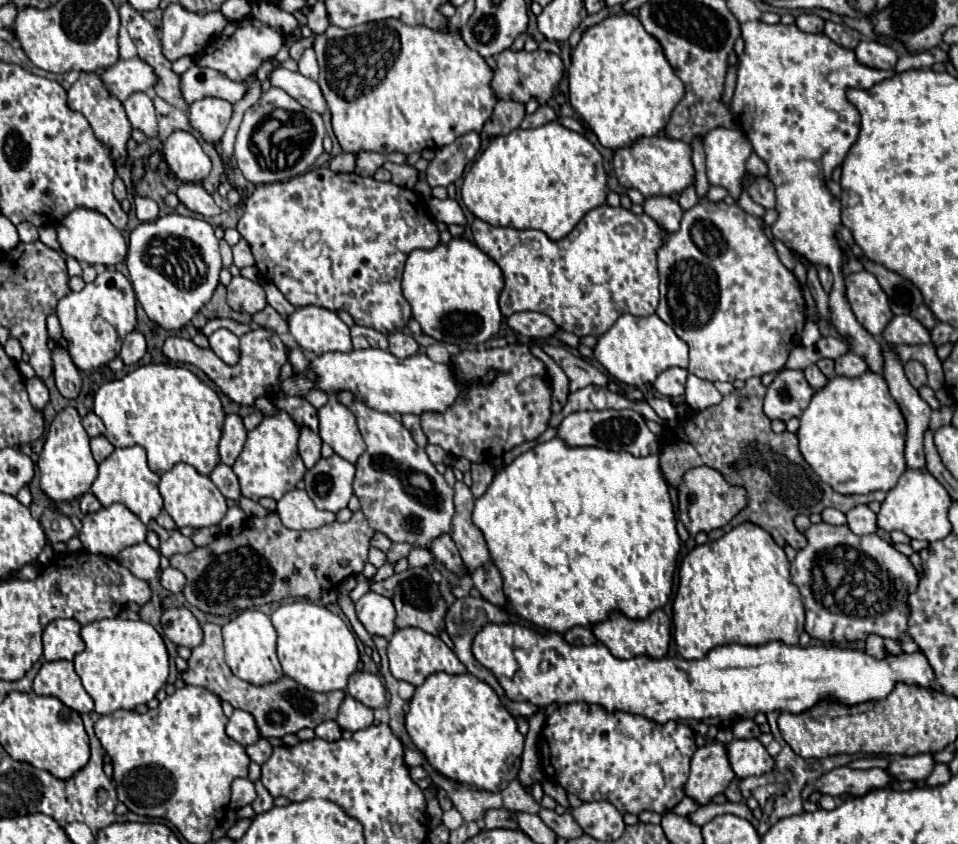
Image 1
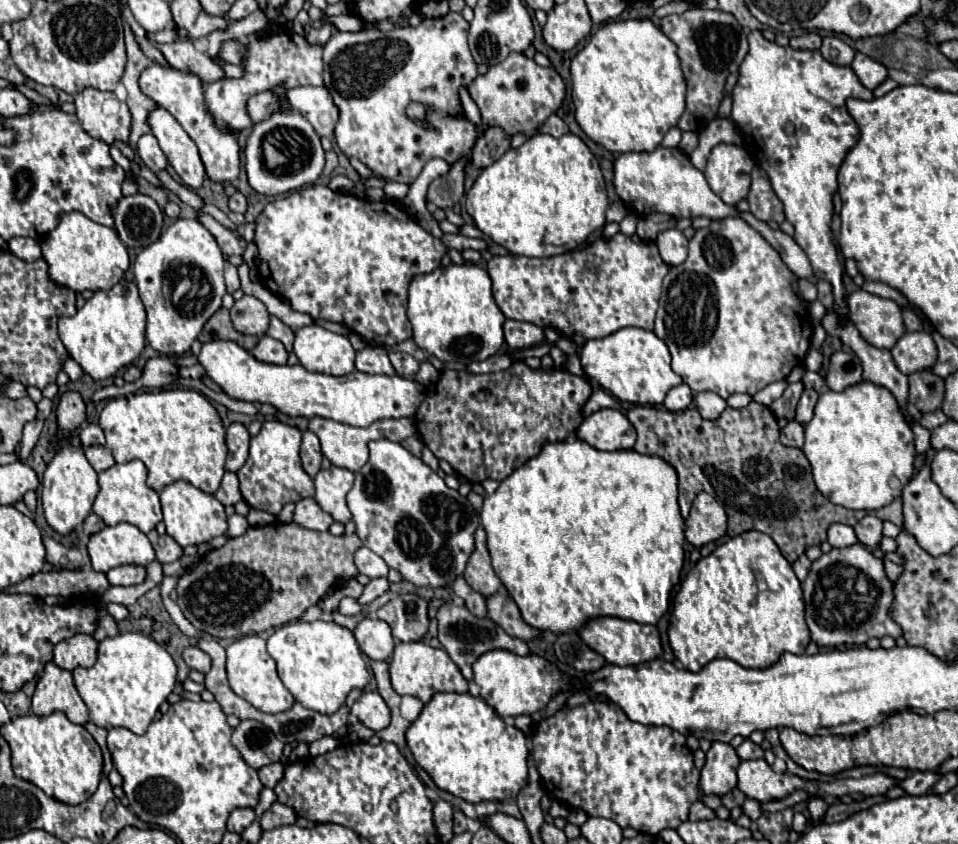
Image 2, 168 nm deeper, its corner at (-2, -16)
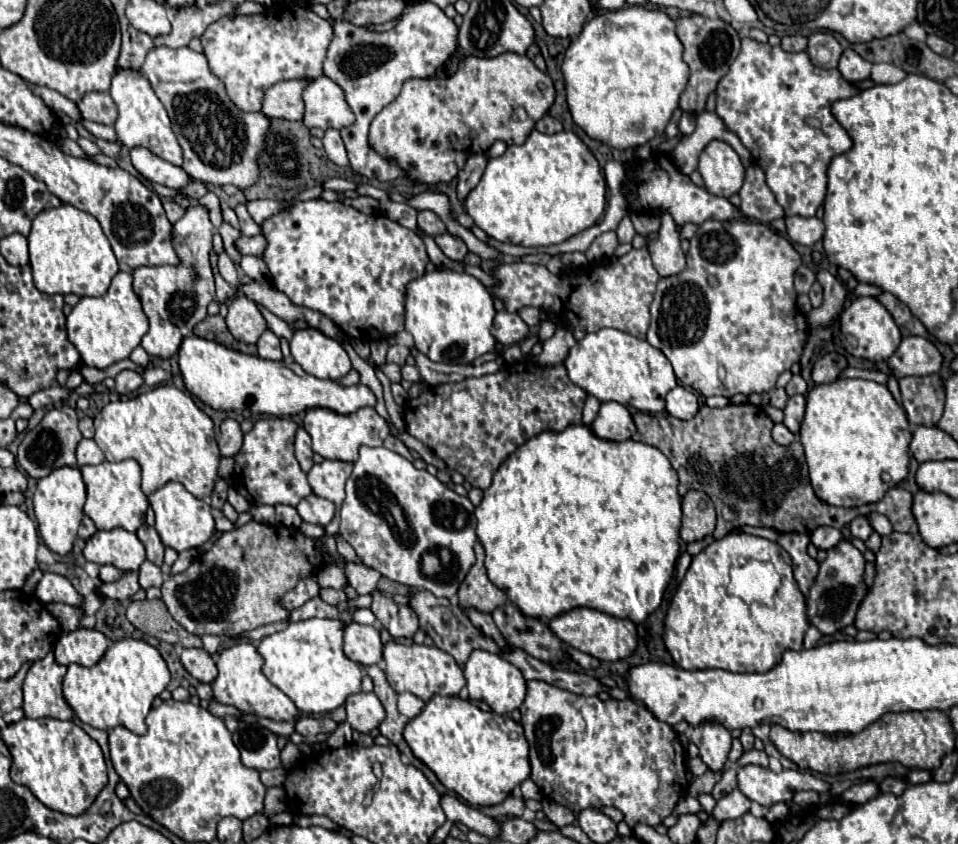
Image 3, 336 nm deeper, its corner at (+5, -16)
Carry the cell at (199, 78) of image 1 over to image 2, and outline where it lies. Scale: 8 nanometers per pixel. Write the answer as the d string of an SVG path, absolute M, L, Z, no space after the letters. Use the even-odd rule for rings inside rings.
M260 92L260 94L254 94L250 96L250 100L246 102L246 108L248 108L248 116L252 122L260 122L260 120L266 120L276 108L278 108L278 98L274 92Z

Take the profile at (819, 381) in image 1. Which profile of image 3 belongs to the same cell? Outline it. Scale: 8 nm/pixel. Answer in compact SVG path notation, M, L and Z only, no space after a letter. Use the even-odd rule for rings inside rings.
M793 396L793 398L789 398L789 402L783 408L783 412L785 412L783 424L797 436L799 434L799 426L803 422L803 414L805 414L805 396Z

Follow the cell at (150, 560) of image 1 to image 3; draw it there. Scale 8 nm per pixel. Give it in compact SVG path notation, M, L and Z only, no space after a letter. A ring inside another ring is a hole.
M101 566L99 568L99 578L103 580L103 582L115 582L115 580L119 580L123 576L123 570L119 570L119 568L115 568L115 566Z

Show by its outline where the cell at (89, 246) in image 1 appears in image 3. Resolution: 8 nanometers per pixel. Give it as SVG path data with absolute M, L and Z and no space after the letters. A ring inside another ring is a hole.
M61 204L59 208L39 212L27 240L35 286L45 294L103 296L111 284L111 278L119 272L117 258L101 230L101 224L95 216L71 204Z

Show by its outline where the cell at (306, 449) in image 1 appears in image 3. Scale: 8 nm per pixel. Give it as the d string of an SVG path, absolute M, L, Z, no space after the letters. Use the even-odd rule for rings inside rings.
M299 428L295 436L295 456L299 460L301 470L309 472L313 466L313 450L311 450L311 438L303 428Z

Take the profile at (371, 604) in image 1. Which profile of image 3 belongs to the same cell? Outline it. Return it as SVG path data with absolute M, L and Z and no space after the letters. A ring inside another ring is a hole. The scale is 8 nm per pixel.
M351 622L345 628L345 644L343 652L349 660L359 662L363 666L373 666L381 660L381 640L379 630L375 626L363 626L357 622Z

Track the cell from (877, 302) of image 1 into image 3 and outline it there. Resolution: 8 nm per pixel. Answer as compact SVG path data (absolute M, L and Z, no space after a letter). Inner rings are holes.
M855 298L839 318L839 342L855 358L885 362L891 358L891 352L895 352L895 348L901 344L901 332L887 308L877 298Z

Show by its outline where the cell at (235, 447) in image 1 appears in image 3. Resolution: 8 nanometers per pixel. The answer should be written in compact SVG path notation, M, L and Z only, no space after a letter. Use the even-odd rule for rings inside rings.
M225 418L219 426L221 430L221 436L219 436L219 450L221 450L221 456L235 456L241 448L241 442L243 442L243 432L237 424L237 420L233 418Z

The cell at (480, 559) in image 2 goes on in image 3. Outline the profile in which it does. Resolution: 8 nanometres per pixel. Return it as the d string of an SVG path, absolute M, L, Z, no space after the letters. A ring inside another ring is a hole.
M477 542L475 546L475 554L477 554L477 562L475 566L469 570L465 582L459 588L459 606L463 610L469 608L477 608L479 612L491 614L495 608L503 606L507 602L507 594L503 590L499 590L495 584L491 584L491 580L487 578L485 572L485 552L483 546Z

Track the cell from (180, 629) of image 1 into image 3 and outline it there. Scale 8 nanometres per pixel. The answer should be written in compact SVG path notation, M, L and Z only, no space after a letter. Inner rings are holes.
M185 648L181 654L181 664L199 682L211 684L217 676L215 660L203 648Z

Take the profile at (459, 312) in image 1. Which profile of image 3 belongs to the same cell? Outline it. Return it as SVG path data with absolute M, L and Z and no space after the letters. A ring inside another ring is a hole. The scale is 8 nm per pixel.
M433 270L407 286L405 330L413 336L415 348L433 362L469 364L481 354L493 352L497 340L491 336L495 318L493 298L473 276L453 270Z

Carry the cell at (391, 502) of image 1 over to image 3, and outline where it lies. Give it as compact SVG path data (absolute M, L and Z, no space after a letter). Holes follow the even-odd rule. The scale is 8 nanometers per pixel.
M361 446L359 460L347 480L347 498L339 512L339 534L357 552L359 560L381 572L385 578L411 588L423 588L435 596L453 598L475 564L475 506L469 498L459 496L449 486L439 482L427 470L417 470L403 456L385 446ZM433 548L449 548L455 556L455 570L449 580L435 580L423 574L421 556Z

